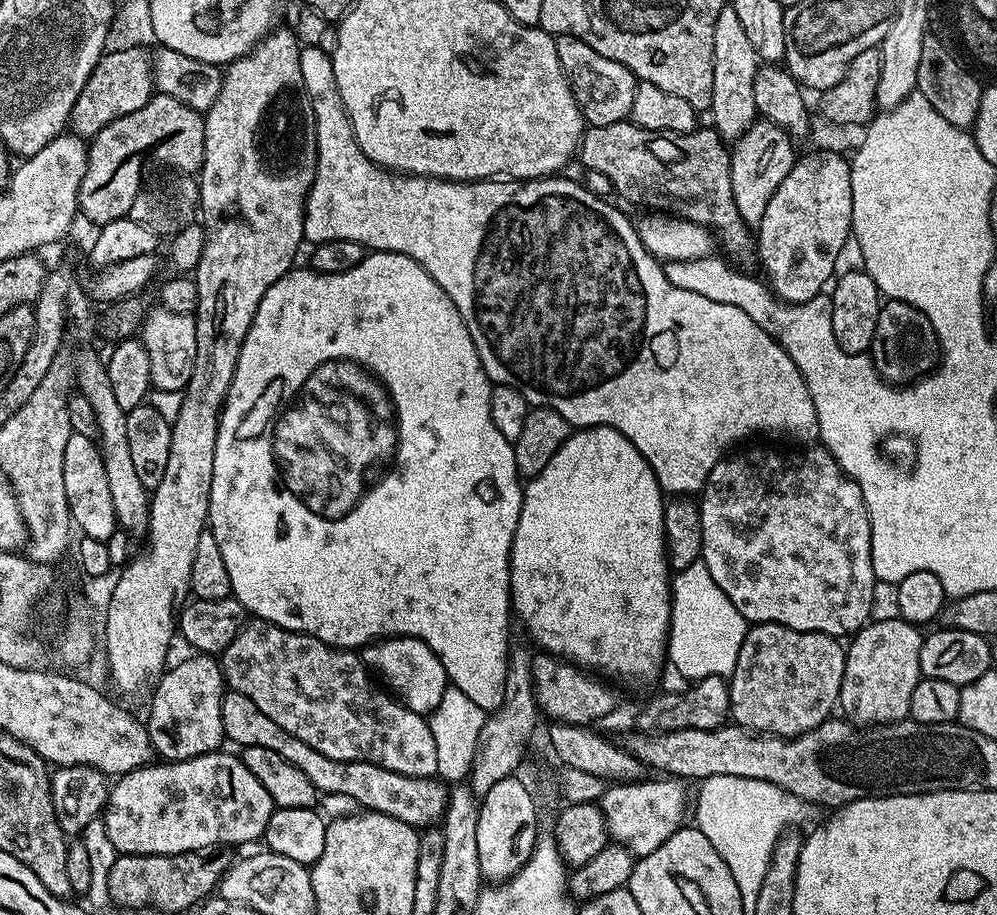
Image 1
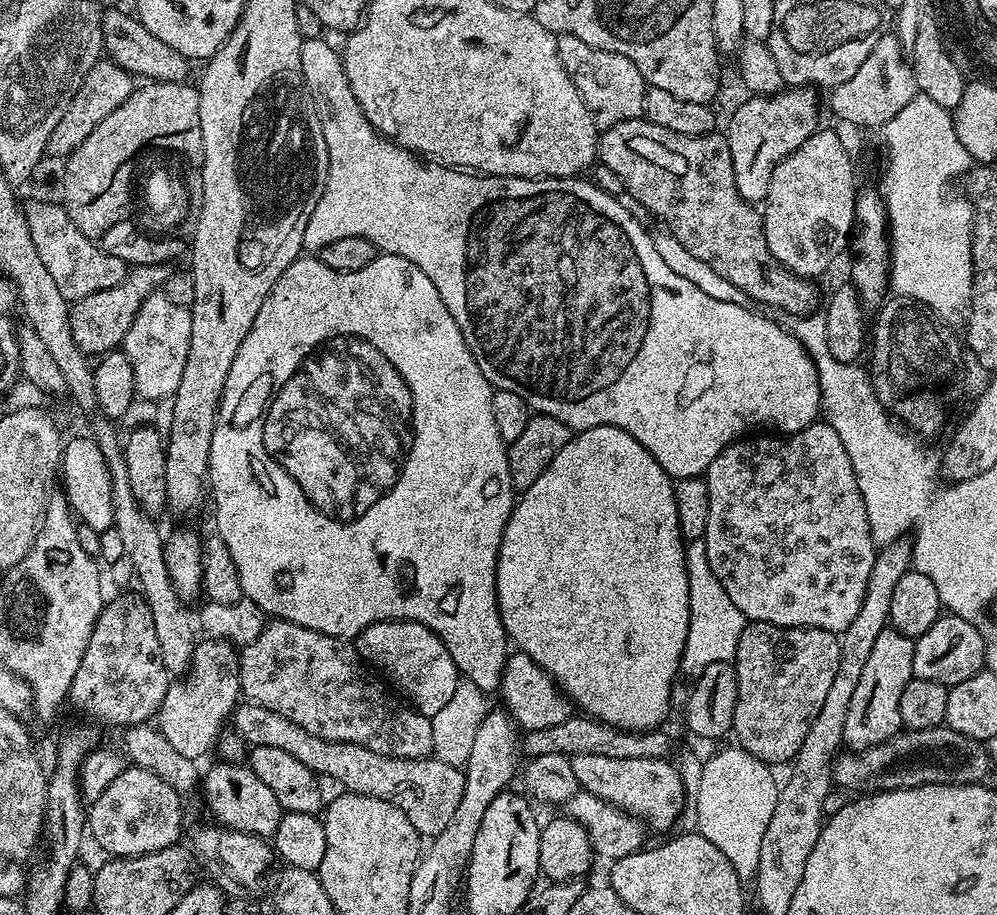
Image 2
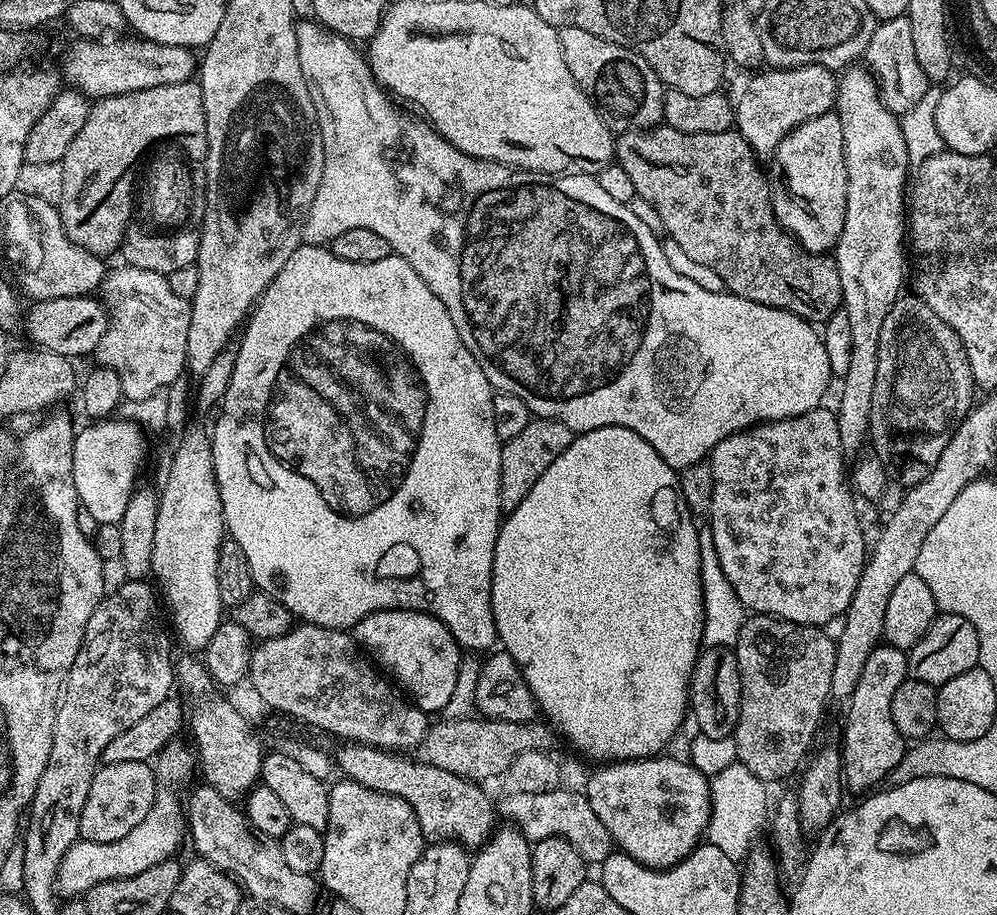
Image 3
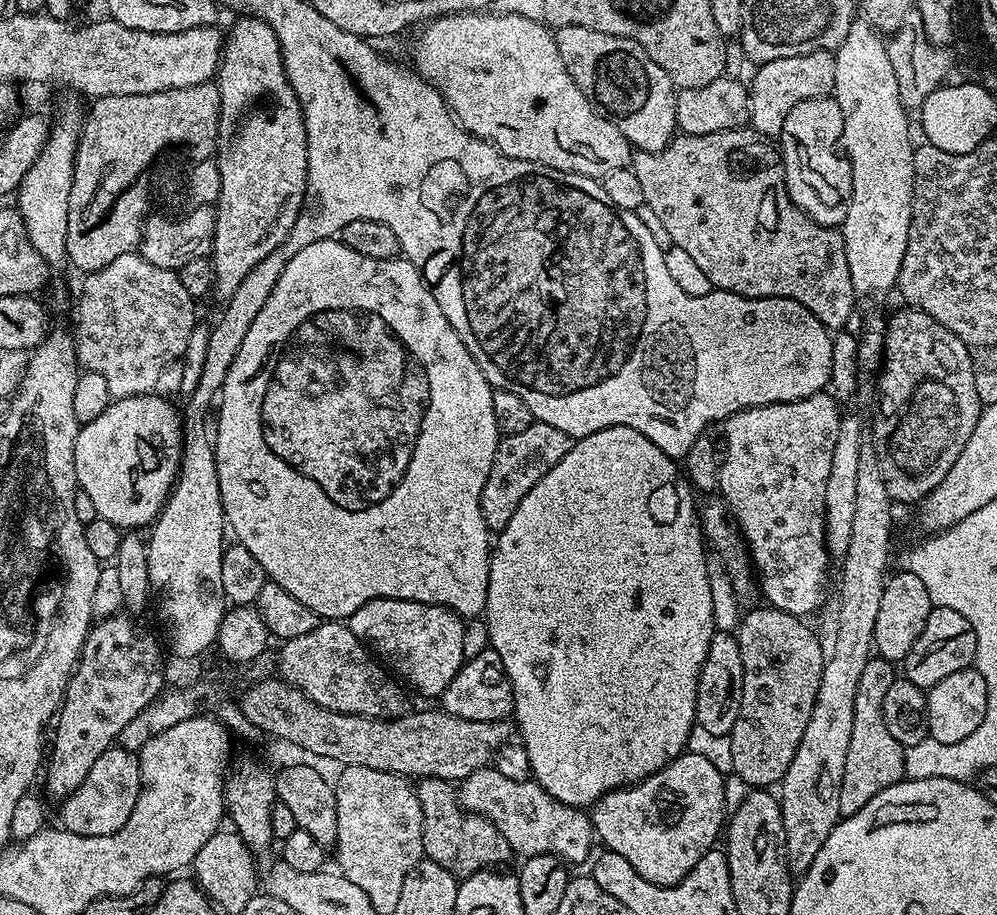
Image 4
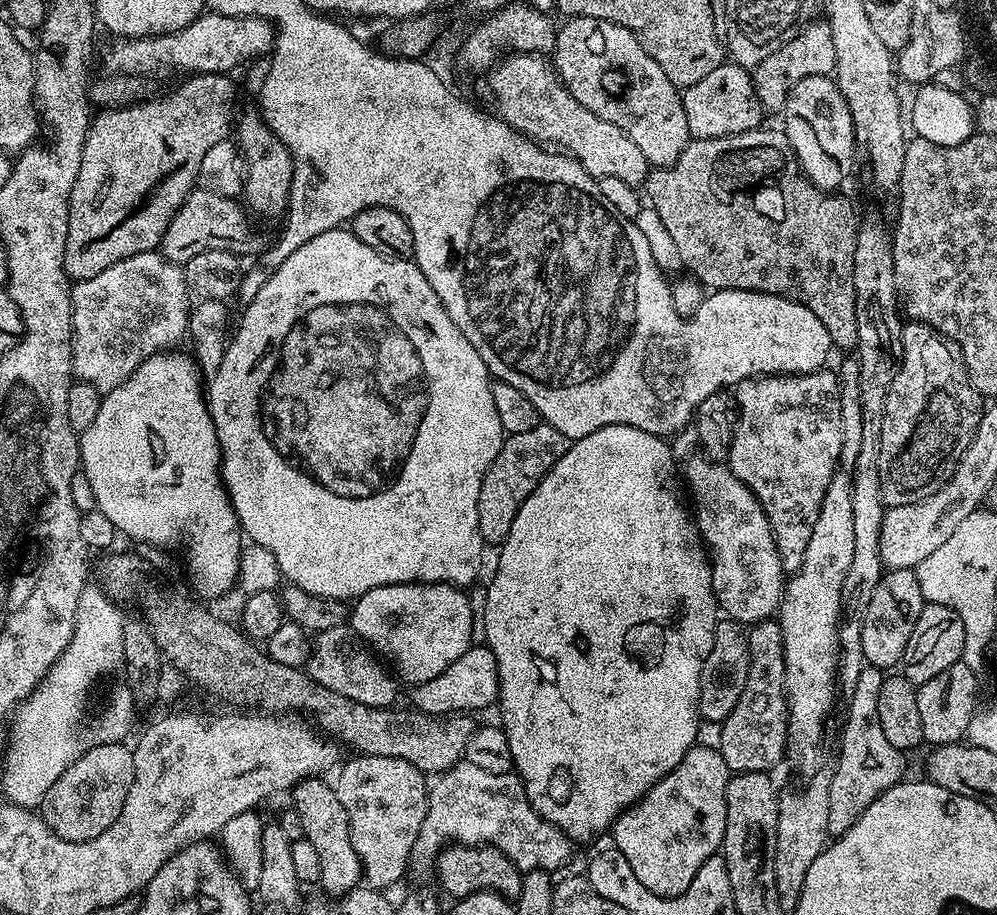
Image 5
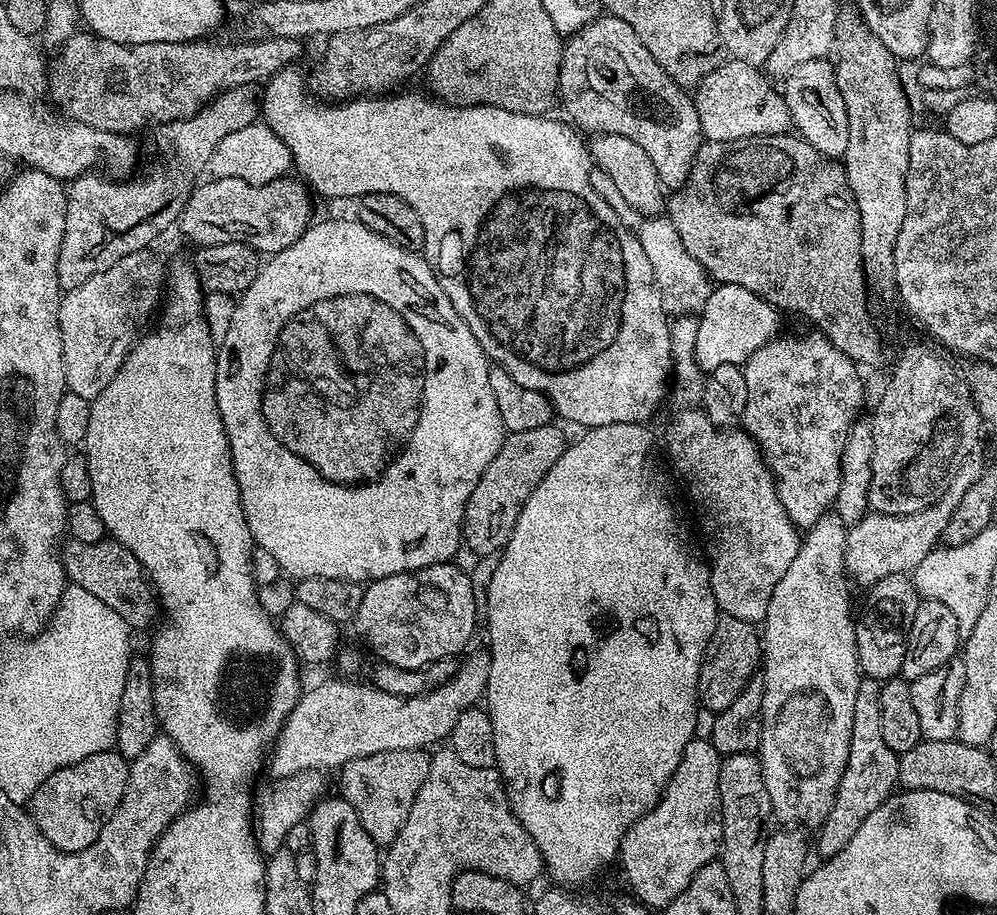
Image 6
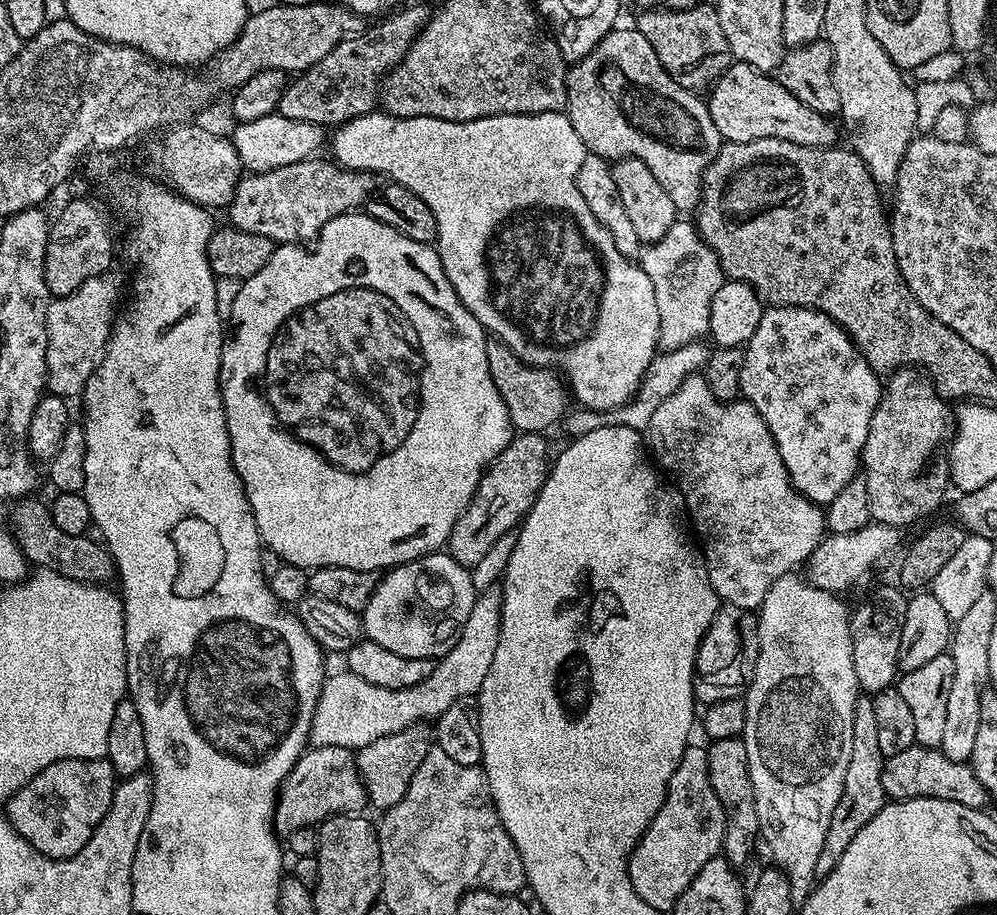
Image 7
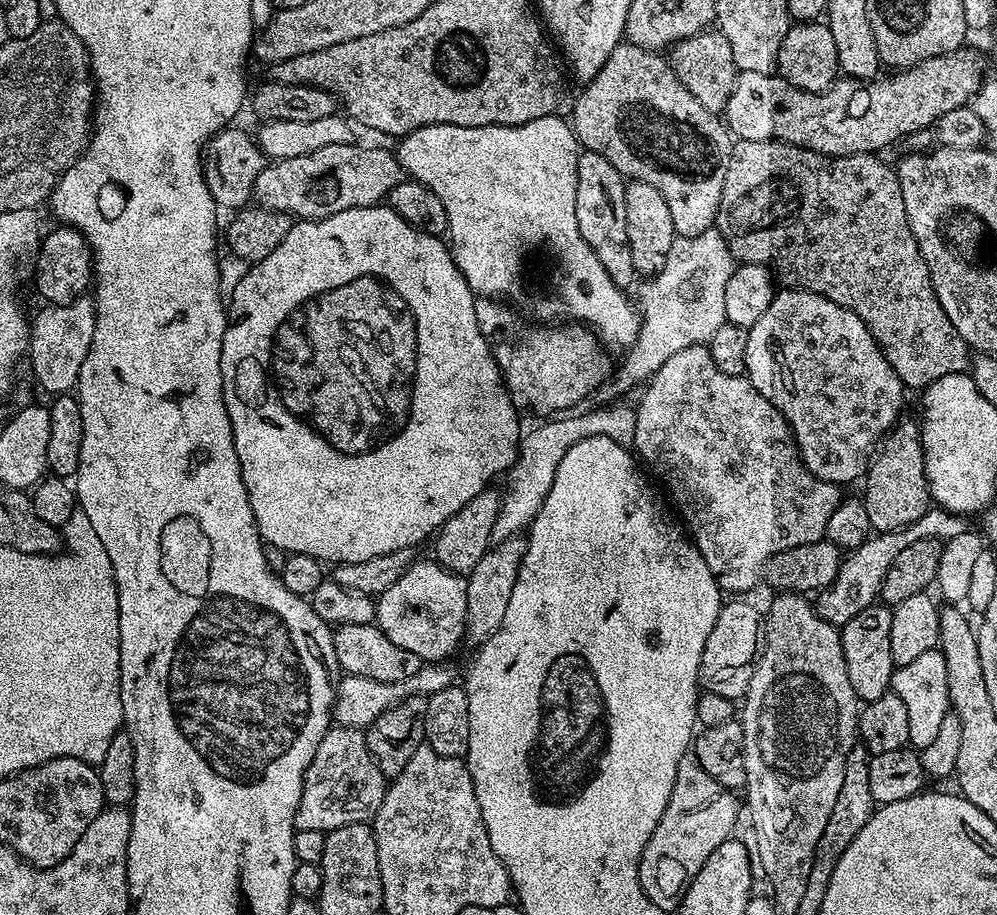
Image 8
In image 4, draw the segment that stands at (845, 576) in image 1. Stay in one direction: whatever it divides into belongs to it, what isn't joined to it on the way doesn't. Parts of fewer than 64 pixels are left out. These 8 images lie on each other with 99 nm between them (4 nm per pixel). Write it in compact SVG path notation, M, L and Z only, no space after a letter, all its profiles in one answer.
M827 391L815 392L810 398L785 404L767 404L757 408L744 408L728 420L723 421L724 465L720 471L719 495L730 509L730 515L743 539L748 545L750 559L758 573L758 592L765 596L767 603L778 610L786 610L801 618L808 618L824 604L824 591L828 588L828 560L830 553L824 541L824 515L826 514L826 478L830 478L830 461L834 458L834 442L838 442L841 405Z

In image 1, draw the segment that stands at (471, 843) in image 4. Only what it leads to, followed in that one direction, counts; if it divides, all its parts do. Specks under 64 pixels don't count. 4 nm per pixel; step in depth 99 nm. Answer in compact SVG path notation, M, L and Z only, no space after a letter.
M225 691L221 702L221 714L224 735L229 741L232 739L240 748L266 746L266 750L275 750L277 754L282 754L286 762L294 762L298 770L306 773L306 778L314 782L317 793L346 794L354 798L354 802L361 809L393 816L411 824L417 830L435 825L443 817L444 809L448 806L449 789L439 779L394 774L394 770L386 770L370 762L342 762L326 758L326 754L318 754L314 746L306 746L302 738L286 734L286 730L282 730L278 722L266 718L266 714L262 714L262 710L258 710L258 706L254 706L254 702L246 698L246 694Z

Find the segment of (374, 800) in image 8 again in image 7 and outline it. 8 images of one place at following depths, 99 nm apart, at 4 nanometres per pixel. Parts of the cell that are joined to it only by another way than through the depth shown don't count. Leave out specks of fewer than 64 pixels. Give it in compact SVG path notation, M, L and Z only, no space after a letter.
M312 746L280 785L272 827L276 829L277 837L286 838L294 834L294 830L319 826L331 816L354 816L363 813L368 807L368 795L358 774L353 749Z

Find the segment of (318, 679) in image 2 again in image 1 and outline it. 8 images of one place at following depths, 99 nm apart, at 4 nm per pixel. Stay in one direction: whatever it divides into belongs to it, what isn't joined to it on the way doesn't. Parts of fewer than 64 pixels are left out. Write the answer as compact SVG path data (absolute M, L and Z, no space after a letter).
M253 619L245 623L239 634L224 648L219 662L225 685L231 691L246 694L246 698L250 698L250 702L266 714L266 718L278 722L286 734L302 738L306 746L314 746L318 754L326 754L326 758L342 762L370 762L374 766L394 770L394 774L414 778L437 775L438 746L435 745L429 721L401 704L375 679L372 681L368 677L369 669L355 651L331 648L326 642L305 632L291 632L277 624Z

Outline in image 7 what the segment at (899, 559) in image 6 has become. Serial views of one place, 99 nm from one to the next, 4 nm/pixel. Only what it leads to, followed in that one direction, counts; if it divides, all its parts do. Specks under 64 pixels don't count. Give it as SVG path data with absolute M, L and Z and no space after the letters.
M875 522L868 523L862 530L825 535L819 546L808 555L806 578L815 588L844 594L847 588L854 587L879 560L886 559L899 546L900 536L902 536L901 529Z

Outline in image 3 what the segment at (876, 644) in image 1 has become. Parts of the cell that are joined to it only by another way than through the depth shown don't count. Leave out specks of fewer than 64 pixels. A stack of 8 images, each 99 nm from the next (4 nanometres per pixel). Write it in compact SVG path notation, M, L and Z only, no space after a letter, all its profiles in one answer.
M887 642L877 644L870 658L866 658L866 667L862 669L862 678L858 678L858 686L854 686L854 694L846 701L848 721L844 724L842 775L851 791L853 788L856 792L867 793L883 785L898 762L902 762L906 741L898 726L894 726L890 702L894 698L894 690L898 690L906 679L909 679L908 652Z

